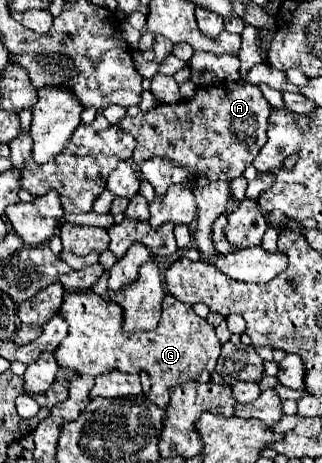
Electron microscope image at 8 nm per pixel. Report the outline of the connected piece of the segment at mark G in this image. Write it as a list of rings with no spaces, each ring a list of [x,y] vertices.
[[[94,291],[64,293],[60,315],[68,323],[68,335],[54,351],[60,367],[92,377],[112,369],[126,373],[146,371],[152,379],[152,387],[146,397],[162,409],[170,401],[170,387],[190,381],[206,383],[222,351],[222,343],[218,341],[214,327],[206,319],[198,317],[190,305],[178,303],[172,295],[166,295],[162,301],[162,317],[158,327],[146,333],[126,335],[122,331],[122,307],[114,301],[102,299]]]

